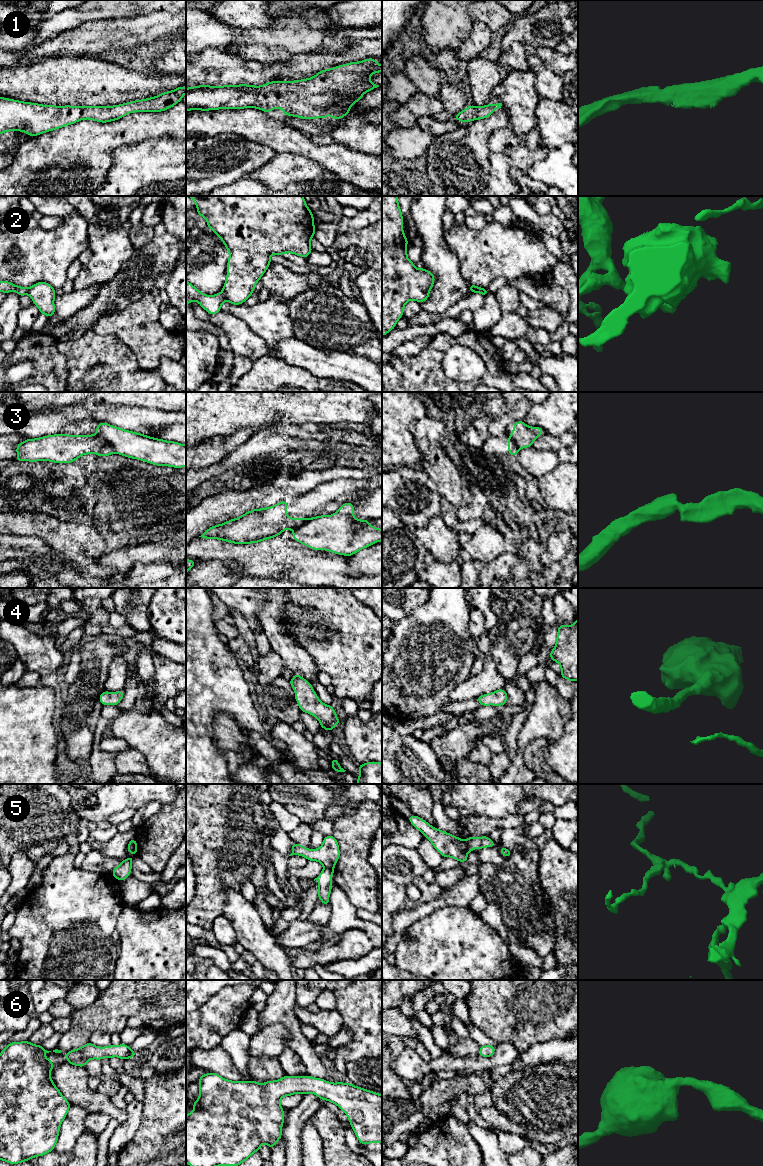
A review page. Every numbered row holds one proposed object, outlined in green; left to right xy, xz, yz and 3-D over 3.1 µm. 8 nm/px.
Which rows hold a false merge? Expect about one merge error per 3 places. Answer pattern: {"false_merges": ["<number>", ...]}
{"false_merges": ["2", "3", "5"]}

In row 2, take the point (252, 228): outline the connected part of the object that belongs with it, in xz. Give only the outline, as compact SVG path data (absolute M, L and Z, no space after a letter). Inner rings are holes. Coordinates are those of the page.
M189 196L197 206L198 215L205 217L207 227L222 240L229 252L227 279L223 286L225 301L240 305L252 296L256 283L269 265L272 254L293 253L308 257L313 251L310 240L315 235L312 211L307 207L303 196Z

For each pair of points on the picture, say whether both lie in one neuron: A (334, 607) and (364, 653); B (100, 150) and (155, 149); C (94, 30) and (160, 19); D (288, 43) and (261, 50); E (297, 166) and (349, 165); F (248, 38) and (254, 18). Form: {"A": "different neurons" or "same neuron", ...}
{"A": "same neuron", "B": "different neurons", "C": "same neuron", "D": "same neuron", "E": "different neurons", "F": "different neurons"}

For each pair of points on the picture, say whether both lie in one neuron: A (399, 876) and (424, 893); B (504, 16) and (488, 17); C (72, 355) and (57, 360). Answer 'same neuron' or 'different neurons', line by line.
A: different neurons
B: same neuron
C: different neurons

